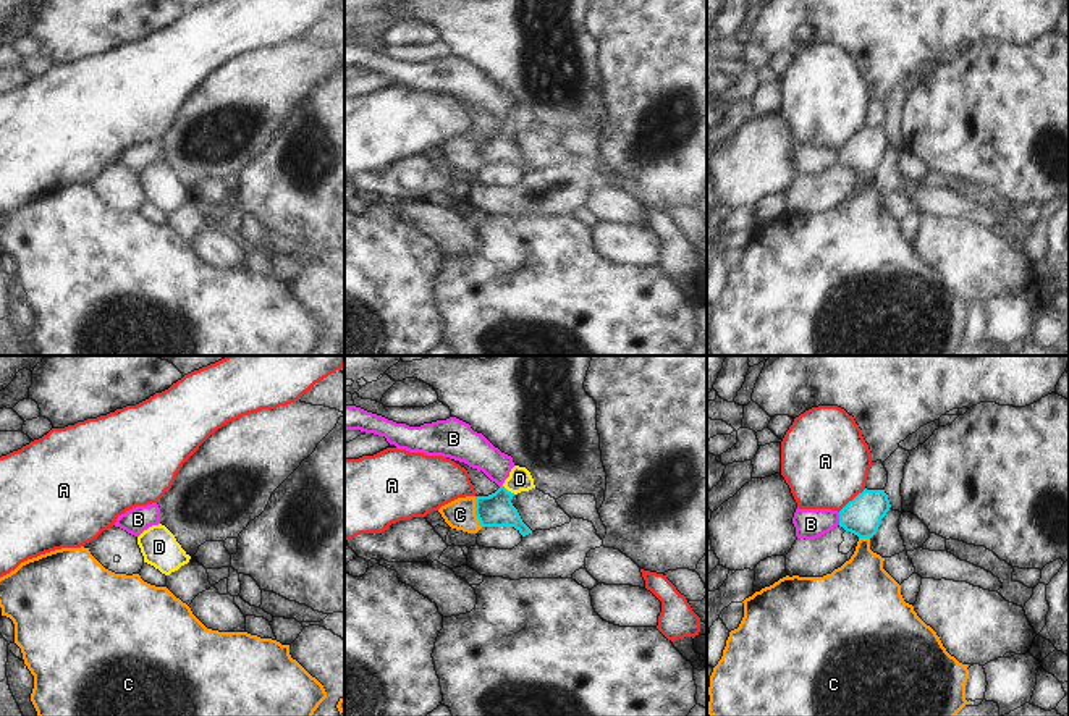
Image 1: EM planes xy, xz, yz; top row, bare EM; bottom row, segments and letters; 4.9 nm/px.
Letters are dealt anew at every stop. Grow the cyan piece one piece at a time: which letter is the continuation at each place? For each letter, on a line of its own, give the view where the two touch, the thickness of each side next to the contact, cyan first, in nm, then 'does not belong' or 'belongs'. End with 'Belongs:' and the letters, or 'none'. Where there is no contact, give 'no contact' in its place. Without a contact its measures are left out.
A: yz | 190/440 nm | does not belong
B: yz | 190/150 nm | does not belong
C: xz | 160/150 nm | does not belong
D: xz | 160/120 nm | belongs
Belongs: D

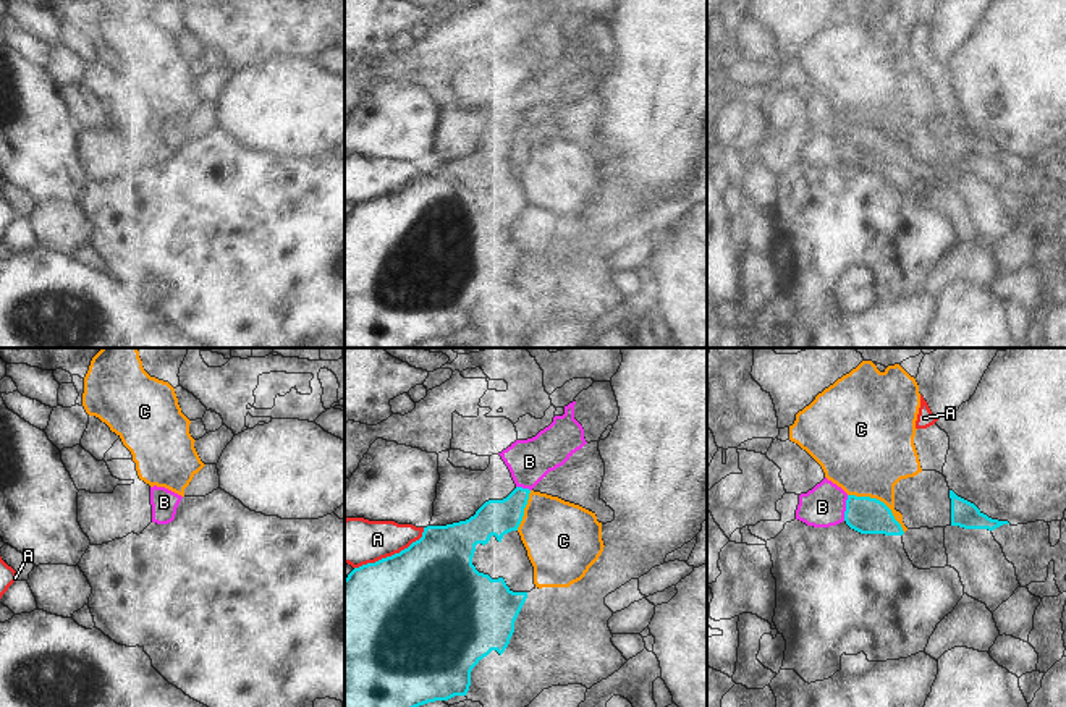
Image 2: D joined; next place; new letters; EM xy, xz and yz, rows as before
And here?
A: xz | 500/240 nm | does not belong
B: yz | 180/200 nm | belongs
C: yz | 180/440 nm | does not belong
Belongs: B

